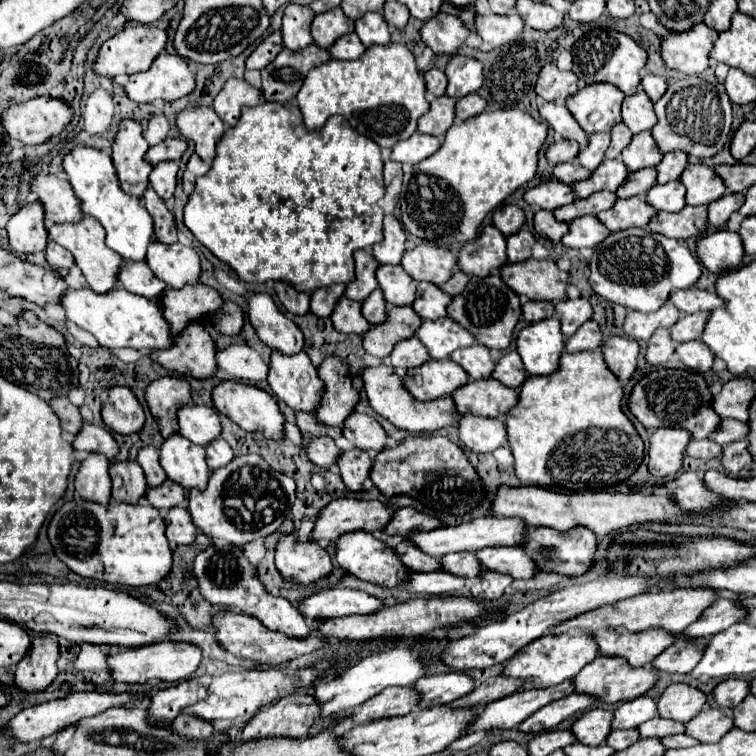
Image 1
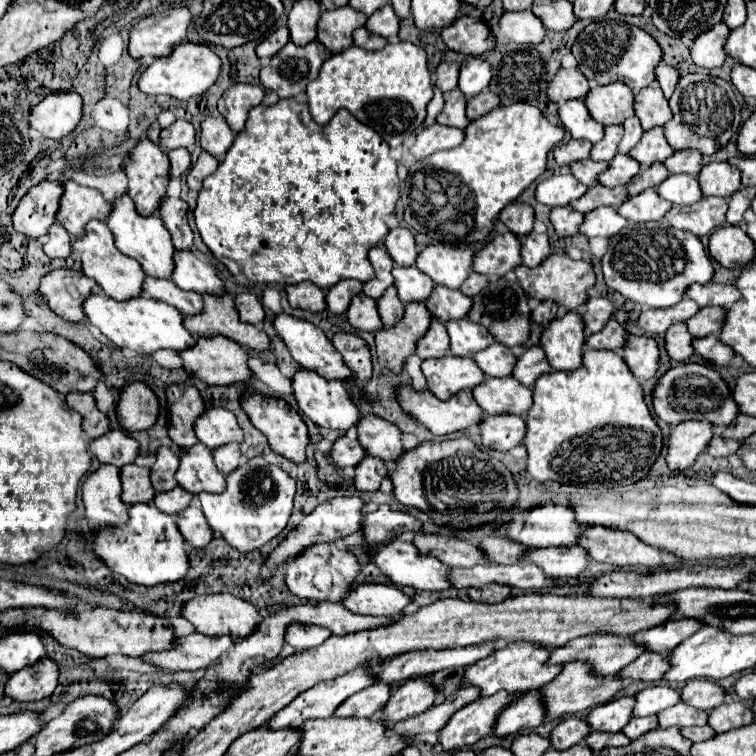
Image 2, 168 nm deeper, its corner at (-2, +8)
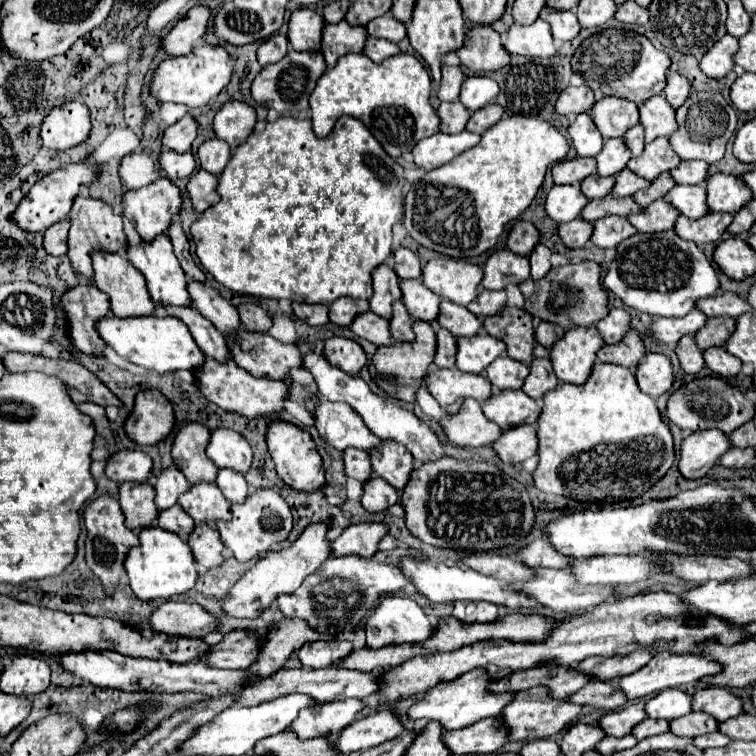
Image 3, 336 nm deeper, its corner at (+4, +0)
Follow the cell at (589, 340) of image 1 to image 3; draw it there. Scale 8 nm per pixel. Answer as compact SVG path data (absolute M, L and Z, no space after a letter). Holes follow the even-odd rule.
M630 330L628 336L624 336L624 340L620 340L620 344L612 344L612 346L606 344L604 348L600 348L600 352L596 356L600 362L626 366L632 370L644 358L644 354L646 354L646 350L644 350L644 344L642 344L638 332Z

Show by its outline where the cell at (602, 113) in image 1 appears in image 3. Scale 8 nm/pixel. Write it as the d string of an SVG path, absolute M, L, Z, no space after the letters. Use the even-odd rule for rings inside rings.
M602 96L590 110L590 116L604 138L624 136L624 132L638 124L638 106L630 100Z

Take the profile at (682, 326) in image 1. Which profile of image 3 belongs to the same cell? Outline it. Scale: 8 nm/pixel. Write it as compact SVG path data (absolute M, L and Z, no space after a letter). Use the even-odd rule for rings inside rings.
M732 316L708 318L708 324L704 324L704 328L694 334L694 340L702 350L712 346L724 346L728 336L734 332L734 324L736 320Z

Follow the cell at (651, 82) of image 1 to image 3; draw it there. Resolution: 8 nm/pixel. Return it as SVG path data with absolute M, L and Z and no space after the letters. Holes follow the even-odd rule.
M670 72L666 86L664 86L664 96L672 108L678 108L690 94L690 84L684 76Z

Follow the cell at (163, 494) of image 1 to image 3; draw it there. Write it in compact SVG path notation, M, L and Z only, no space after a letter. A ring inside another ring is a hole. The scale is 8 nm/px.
M176 504L176 506L168 508L168 510L160 510L160 514L158 514L158 526L166 528L168 532L174 532L174 534L178 534L182 538L188 538L188 534L194 528L194 520L192 520L192 516L188 516Z

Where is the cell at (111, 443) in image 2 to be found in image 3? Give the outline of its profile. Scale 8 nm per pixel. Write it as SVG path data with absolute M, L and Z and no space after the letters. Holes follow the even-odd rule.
M118 450L106 460L106 476L114 482L148 482L152 460L140 450Z

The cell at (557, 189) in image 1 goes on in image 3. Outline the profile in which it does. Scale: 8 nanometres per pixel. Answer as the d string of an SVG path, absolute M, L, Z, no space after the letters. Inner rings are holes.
M578 184L574 186L554 186L546 196L546 214L556 220L558 224L574 220L580 210L588 204L588 198L582 196Z

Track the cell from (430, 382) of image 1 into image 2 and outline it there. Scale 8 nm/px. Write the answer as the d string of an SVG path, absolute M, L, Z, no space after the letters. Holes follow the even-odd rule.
M444 356L438 360L424 360L422 372L428 378L430 392L442 400L450 400L460 390L474 390L486 380L484 372L472 358Z

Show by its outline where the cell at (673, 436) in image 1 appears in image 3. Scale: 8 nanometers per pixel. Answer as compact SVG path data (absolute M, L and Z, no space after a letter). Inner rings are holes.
M708 430L708 432L694 432L686 436L680 444L680 462L678 470L684 478L702 478L706 476L708 468L718 462L718 458L730 448L728 438L724 432Z

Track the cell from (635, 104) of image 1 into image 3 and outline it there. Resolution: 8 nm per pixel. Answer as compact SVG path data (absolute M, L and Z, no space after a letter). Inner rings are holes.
M652 96L640 106L640 124L644 126L646 142L658 136L670 136L678 124L674 118L674 108L664 100L664 96Z

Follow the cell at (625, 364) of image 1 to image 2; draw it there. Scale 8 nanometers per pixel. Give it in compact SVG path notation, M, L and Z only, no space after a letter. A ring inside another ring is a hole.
M630 336L626 348L622 348L622 358L636 376L636 380L646 382L656 376L660 366L660 348L654 338Z

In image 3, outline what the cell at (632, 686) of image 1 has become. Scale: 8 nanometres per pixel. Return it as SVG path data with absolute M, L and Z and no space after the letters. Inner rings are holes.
M530 688L528 692L518 692L512 704L508 704L502 710L500 718L510 728L508 740L536 740L536 738L548 738L548 736L558 734L562 728L578 720L582 710L584 706L580 704L568 704L568 698L556 700L554 696L548 696L544 688Z

